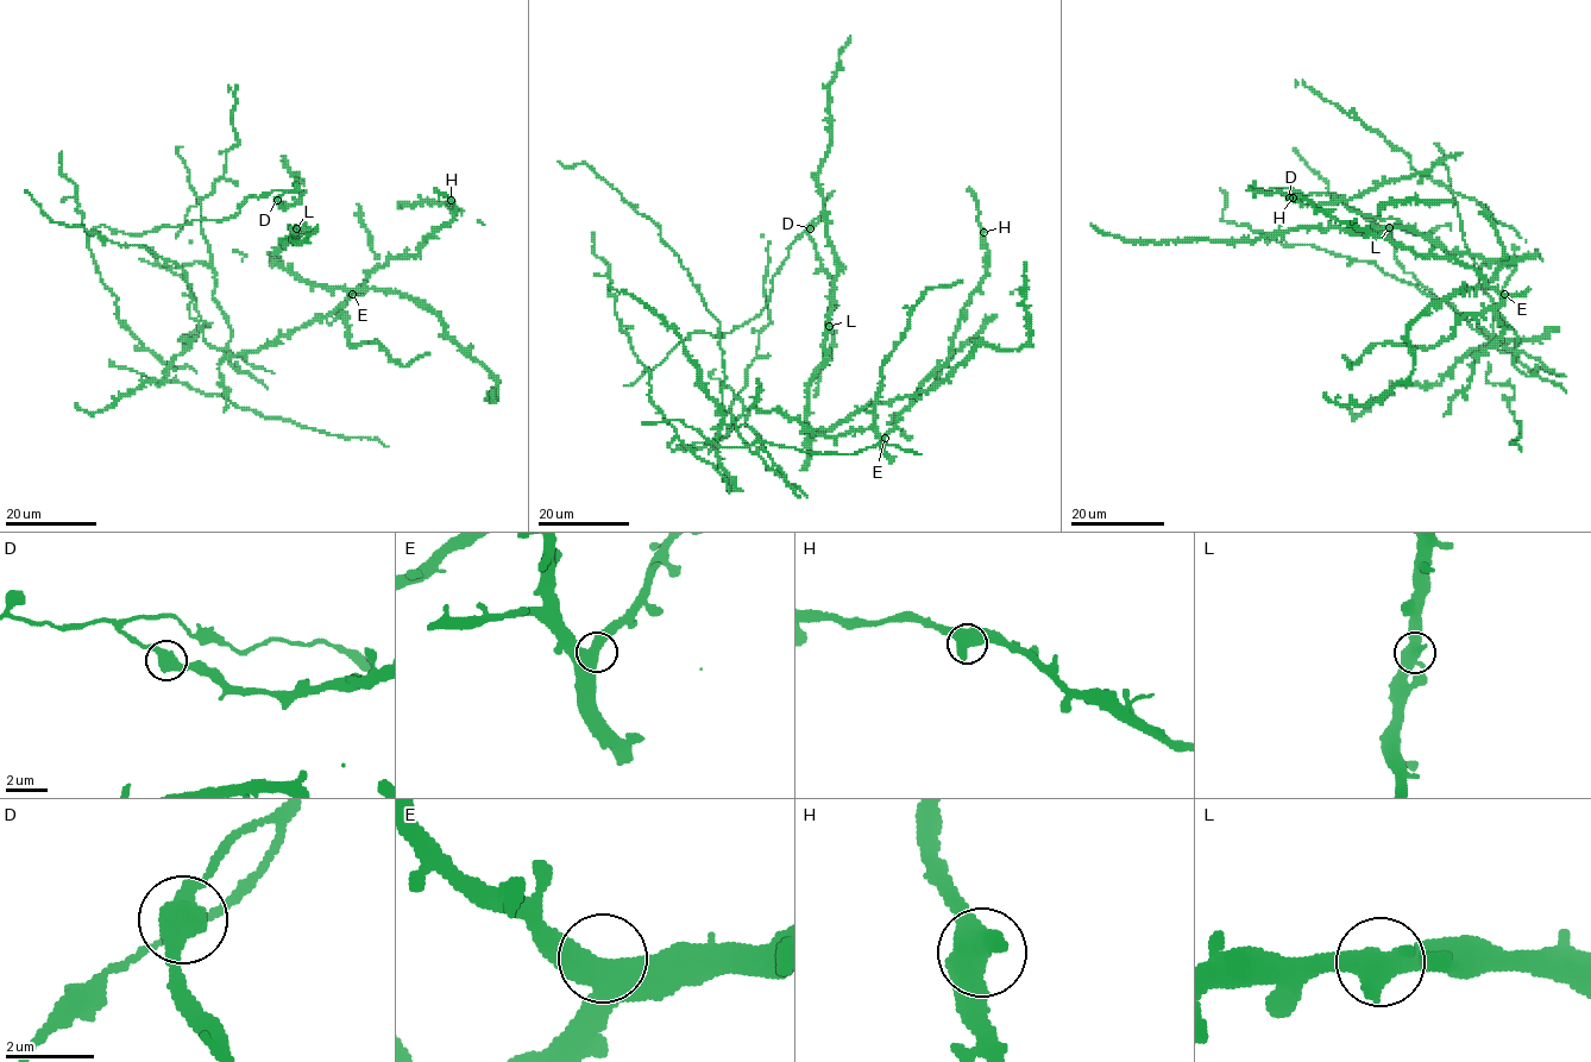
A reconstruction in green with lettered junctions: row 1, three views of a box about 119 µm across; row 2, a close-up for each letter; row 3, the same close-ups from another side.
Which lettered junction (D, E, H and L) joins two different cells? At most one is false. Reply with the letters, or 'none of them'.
D

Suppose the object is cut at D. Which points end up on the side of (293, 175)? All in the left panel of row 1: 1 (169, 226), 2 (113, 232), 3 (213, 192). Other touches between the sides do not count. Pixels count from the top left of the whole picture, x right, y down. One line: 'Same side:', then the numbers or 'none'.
Same side: 3

